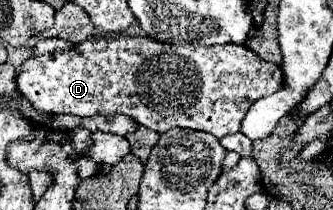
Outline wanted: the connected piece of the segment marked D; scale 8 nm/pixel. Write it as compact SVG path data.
M97 34L67 52L53 52L25 60L17 82L19 90L31 100L31 104L49 114L125 114L155 132L167 132L173 126L181 126L209 132L221 140L241 130L241 120L255 100L279 90L283 84L283 72L277 64L261 60L243 44L201 46L193 42L175 46L141 36Z

